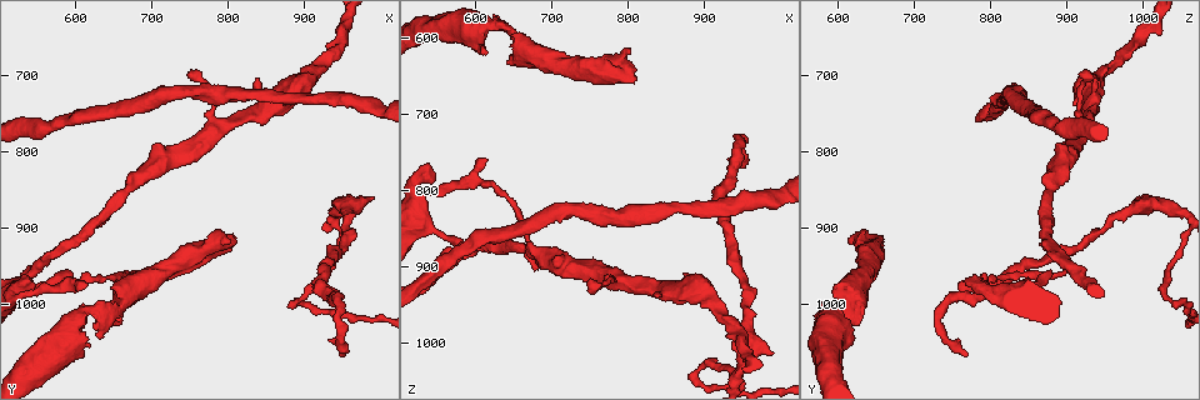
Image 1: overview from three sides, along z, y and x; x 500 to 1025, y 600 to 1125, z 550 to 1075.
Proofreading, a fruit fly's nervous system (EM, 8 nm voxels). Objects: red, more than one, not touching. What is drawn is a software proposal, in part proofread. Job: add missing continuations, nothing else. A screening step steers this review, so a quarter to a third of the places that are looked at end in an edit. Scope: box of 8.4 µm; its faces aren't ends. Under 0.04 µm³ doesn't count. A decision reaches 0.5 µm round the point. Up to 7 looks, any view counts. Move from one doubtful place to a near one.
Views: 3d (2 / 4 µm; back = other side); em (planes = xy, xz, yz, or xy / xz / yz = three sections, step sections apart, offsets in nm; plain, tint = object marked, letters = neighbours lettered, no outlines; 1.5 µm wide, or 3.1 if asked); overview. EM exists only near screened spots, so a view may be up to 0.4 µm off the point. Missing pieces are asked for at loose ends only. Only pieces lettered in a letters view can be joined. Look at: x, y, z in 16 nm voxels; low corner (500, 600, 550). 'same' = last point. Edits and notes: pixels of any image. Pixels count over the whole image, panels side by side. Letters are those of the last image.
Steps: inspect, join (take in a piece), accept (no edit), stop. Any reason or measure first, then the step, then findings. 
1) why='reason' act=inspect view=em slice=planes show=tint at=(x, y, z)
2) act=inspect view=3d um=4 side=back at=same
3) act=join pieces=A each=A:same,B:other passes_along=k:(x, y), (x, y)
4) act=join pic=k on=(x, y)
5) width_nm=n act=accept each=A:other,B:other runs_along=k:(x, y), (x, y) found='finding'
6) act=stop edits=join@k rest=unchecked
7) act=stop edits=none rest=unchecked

why='long arm stops here' act=inspect view=em slice=yz step=8 show=letters at=(950, 1065, 775)

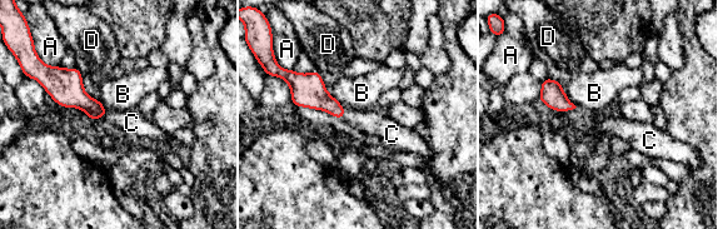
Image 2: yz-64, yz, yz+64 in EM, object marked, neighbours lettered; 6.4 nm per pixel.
act=inspect view=em slice=planes show=letters at=same

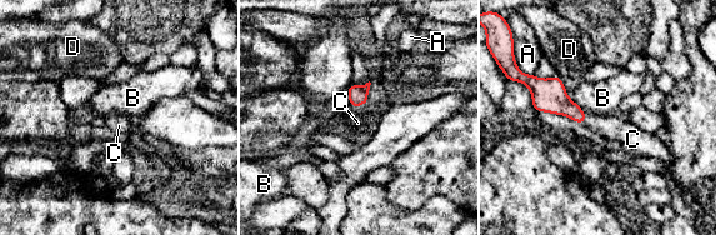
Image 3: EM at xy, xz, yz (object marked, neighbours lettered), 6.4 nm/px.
act=join pieces=C each=A:other,B:other,C:same,D:other found='it goes on there'

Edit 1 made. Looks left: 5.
why='see it whole again' act=inspect view=overview

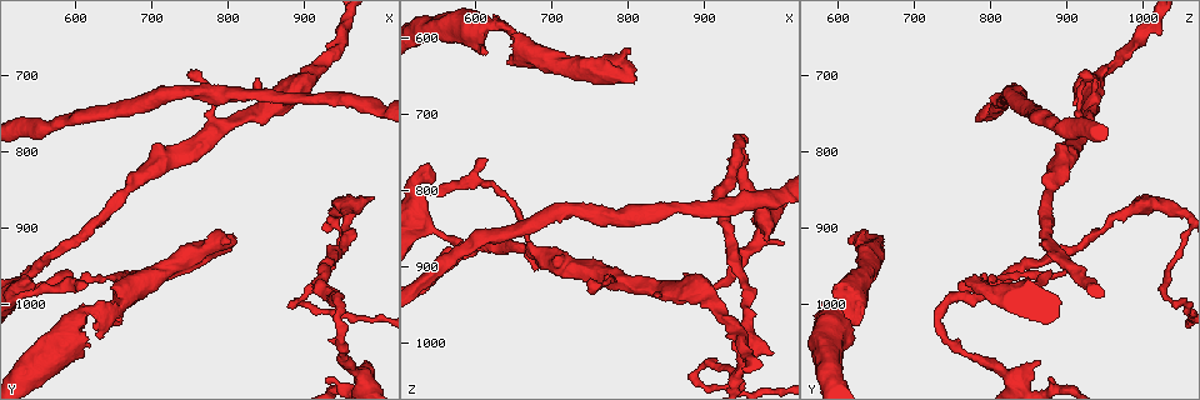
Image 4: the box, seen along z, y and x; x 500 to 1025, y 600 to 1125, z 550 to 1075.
why='stops while still wide' act=inspect view=3d um=2 at=(810, 920, 645)

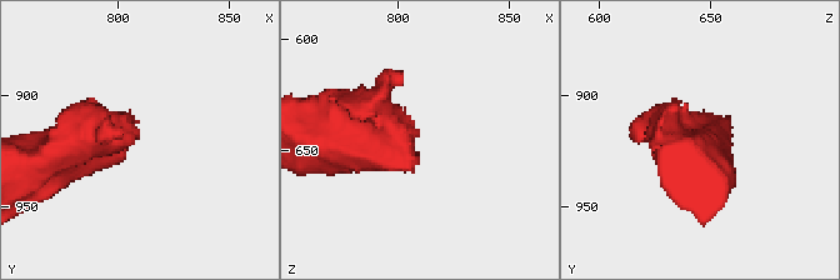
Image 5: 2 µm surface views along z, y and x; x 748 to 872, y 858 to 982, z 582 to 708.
why='need the tissue' act=inspect view=em slice=planes show=letters at=(810, 916, 643)

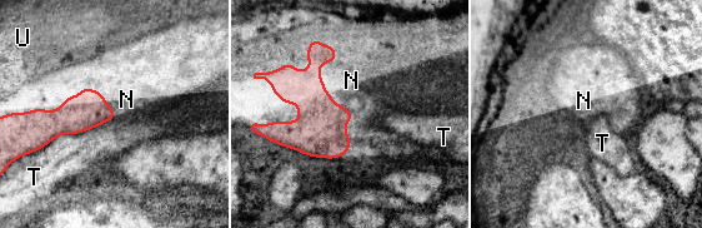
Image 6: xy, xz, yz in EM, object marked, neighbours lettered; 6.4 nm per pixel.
act=join pieces=N each=N:same,T:other,U:other found='it goes on there'

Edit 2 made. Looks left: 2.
act=stop edits=join@3,join@6 rest=unchecked

